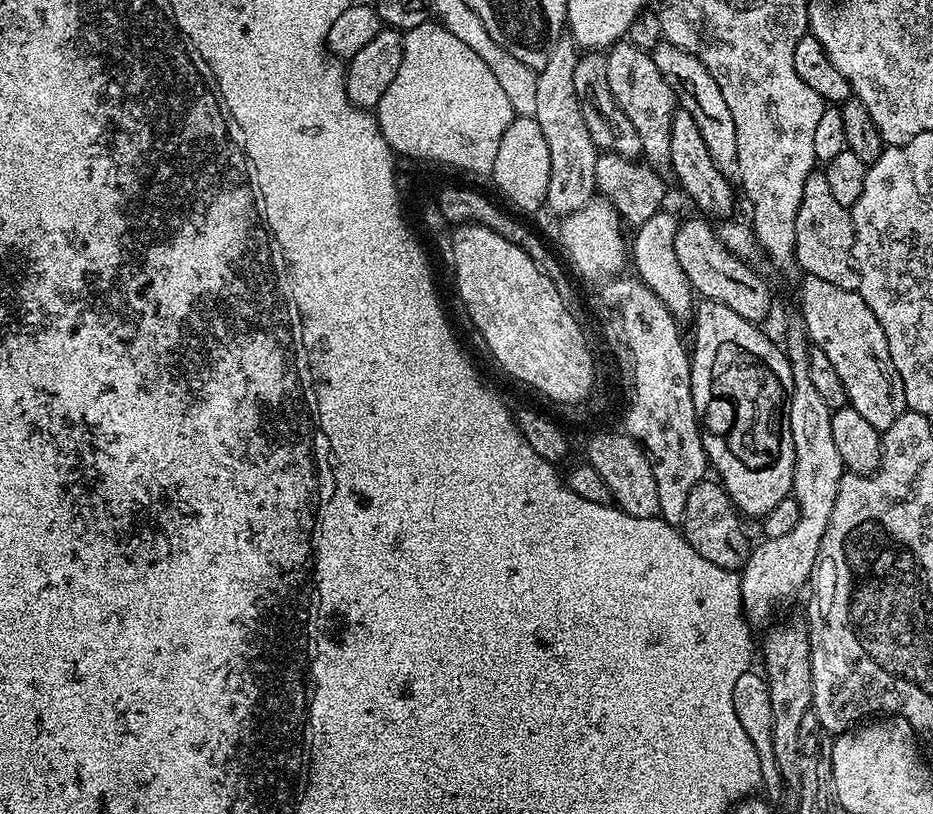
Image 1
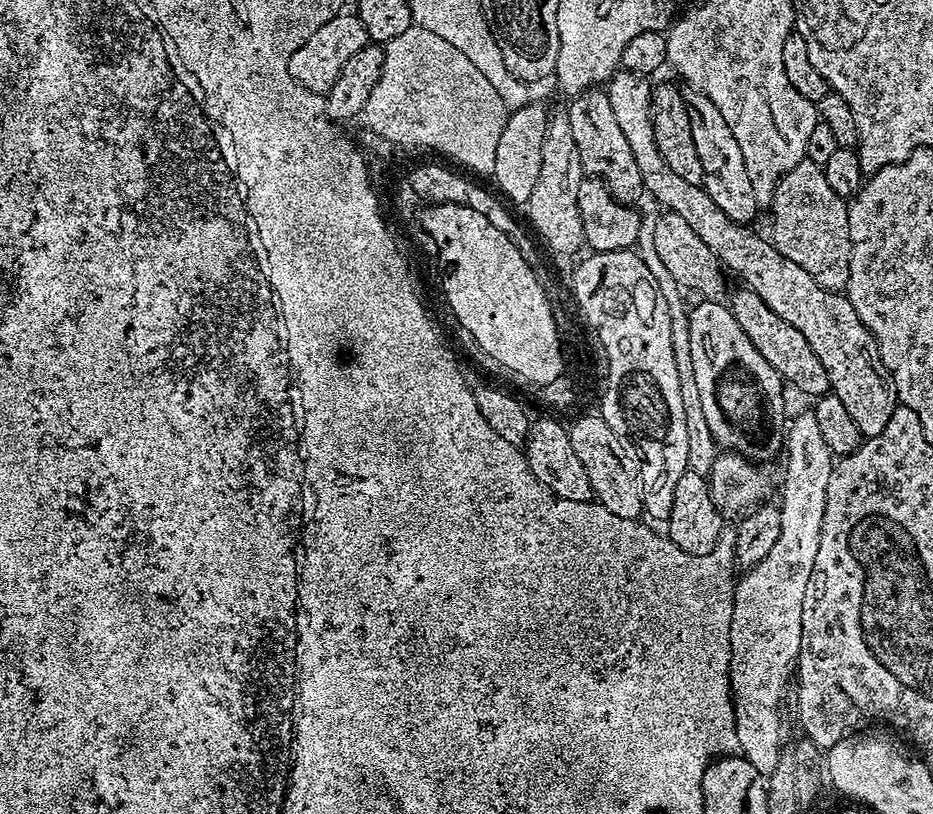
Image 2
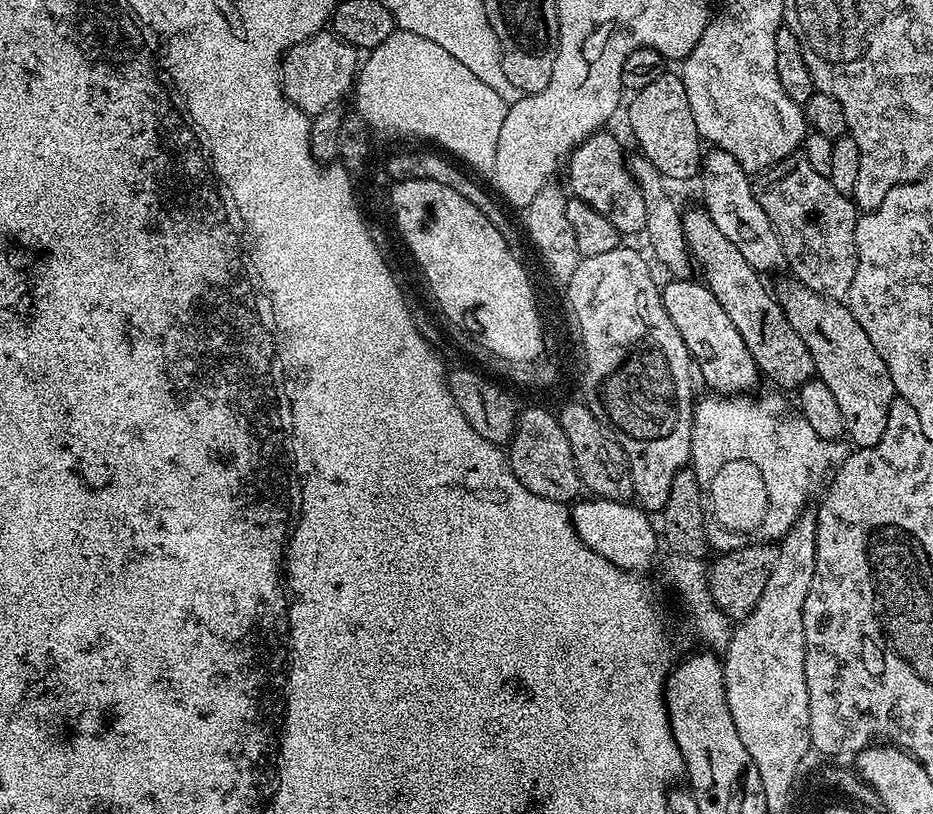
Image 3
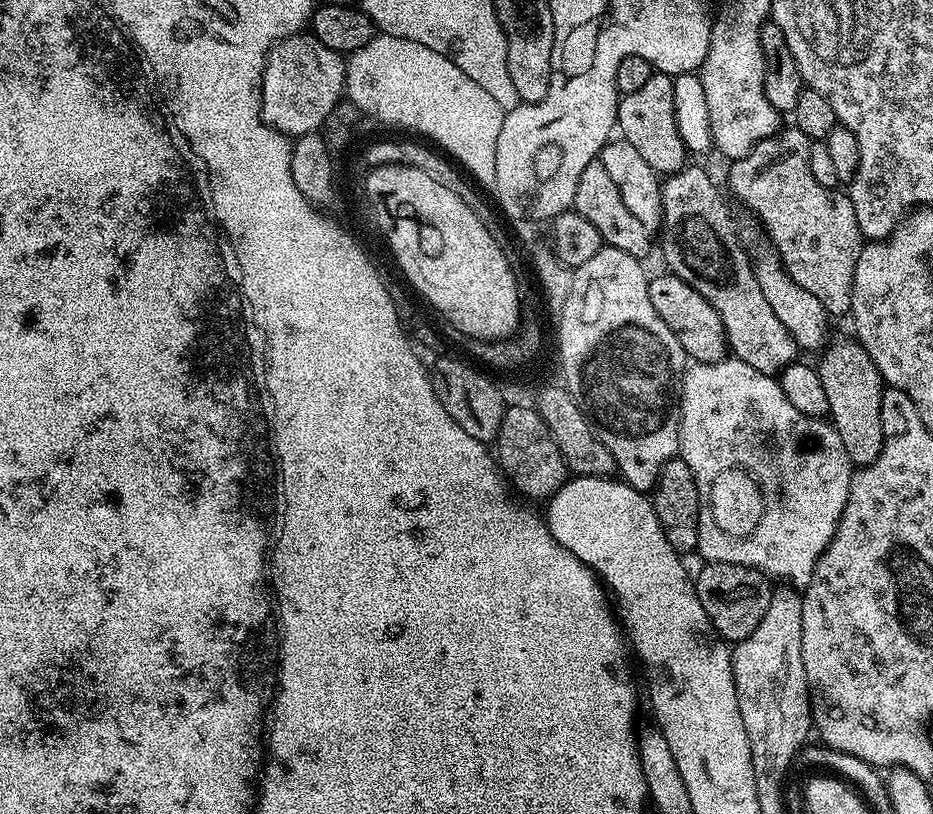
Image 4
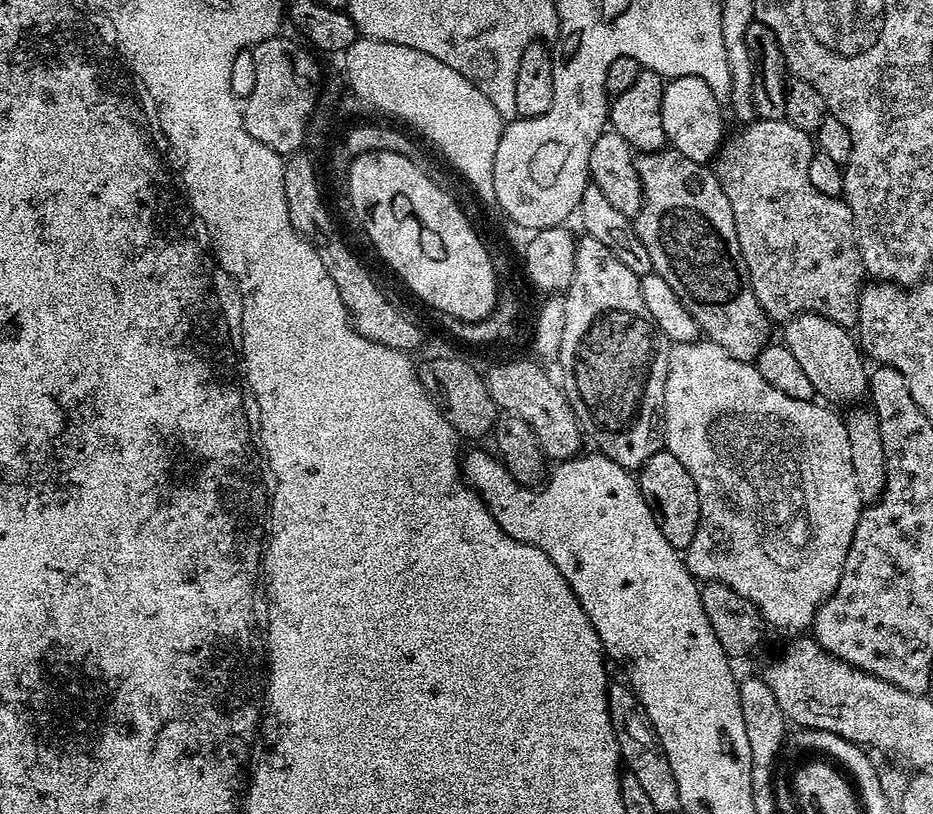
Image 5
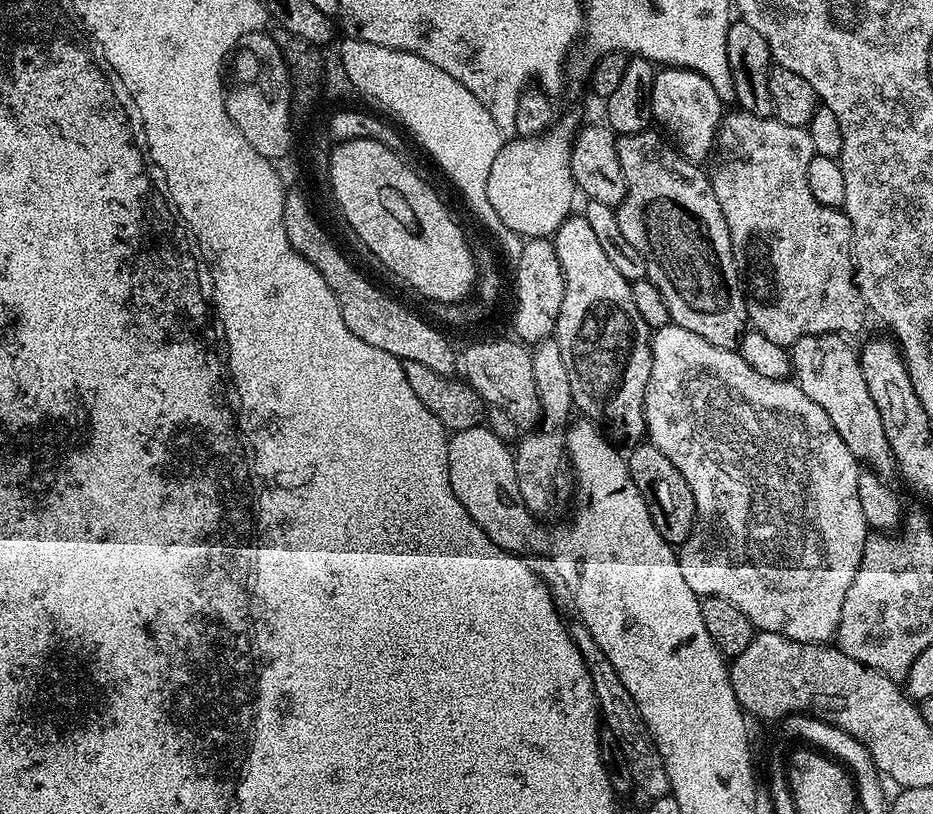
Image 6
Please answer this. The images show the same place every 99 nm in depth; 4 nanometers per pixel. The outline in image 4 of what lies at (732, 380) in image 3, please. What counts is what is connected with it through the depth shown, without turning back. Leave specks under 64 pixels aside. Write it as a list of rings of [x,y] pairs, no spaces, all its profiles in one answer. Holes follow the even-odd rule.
[[[671,274],[653,275],[648,282],[650,302],[654,302],[654,310],[658,310],[658,318],[674,330],[678,342],[682,342],[685,357],[691,358],[697,364],[713,364],[715,360],[725,359],[729,351],[728,339],[722,326],[722,318],[698,290],[694,290],[682,278]]]

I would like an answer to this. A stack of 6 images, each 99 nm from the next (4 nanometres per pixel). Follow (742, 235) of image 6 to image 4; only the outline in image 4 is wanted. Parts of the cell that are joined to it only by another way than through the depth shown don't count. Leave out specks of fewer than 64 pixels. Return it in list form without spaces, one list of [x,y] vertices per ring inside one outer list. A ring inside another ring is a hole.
[[[795,126],[758,142],[750,154],[727,165],[727,191],[732,191],[760,219],[790,278],[802,290],[810,290],[825,312],[836,317],[852,311],[854,266],[858,266],[862,237],[852,199],[843,191],[822,186],[810,174],[812,143]]]

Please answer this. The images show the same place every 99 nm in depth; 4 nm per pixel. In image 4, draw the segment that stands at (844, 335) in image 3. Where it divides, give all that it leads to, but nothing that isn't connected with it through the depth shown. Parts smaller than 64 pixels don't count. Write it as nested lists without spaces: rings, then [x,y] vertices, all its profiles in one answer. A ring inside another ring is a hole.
[[[855,339],[834,340],[819,353],[821,356],[820,364],[818,363],[822,386],[826,389],[828,416],[832,427],[838,430],[838,438],[842,438],[842,446],[846,446],[846,454],[851,458],[853,465],[867,466],[876,461],[882,450],[884,441],[882,438],[882,394],[886,385],[884,379],[880,377],[878,366],[874,366],[870,354],[866,354],[864,347]]]

